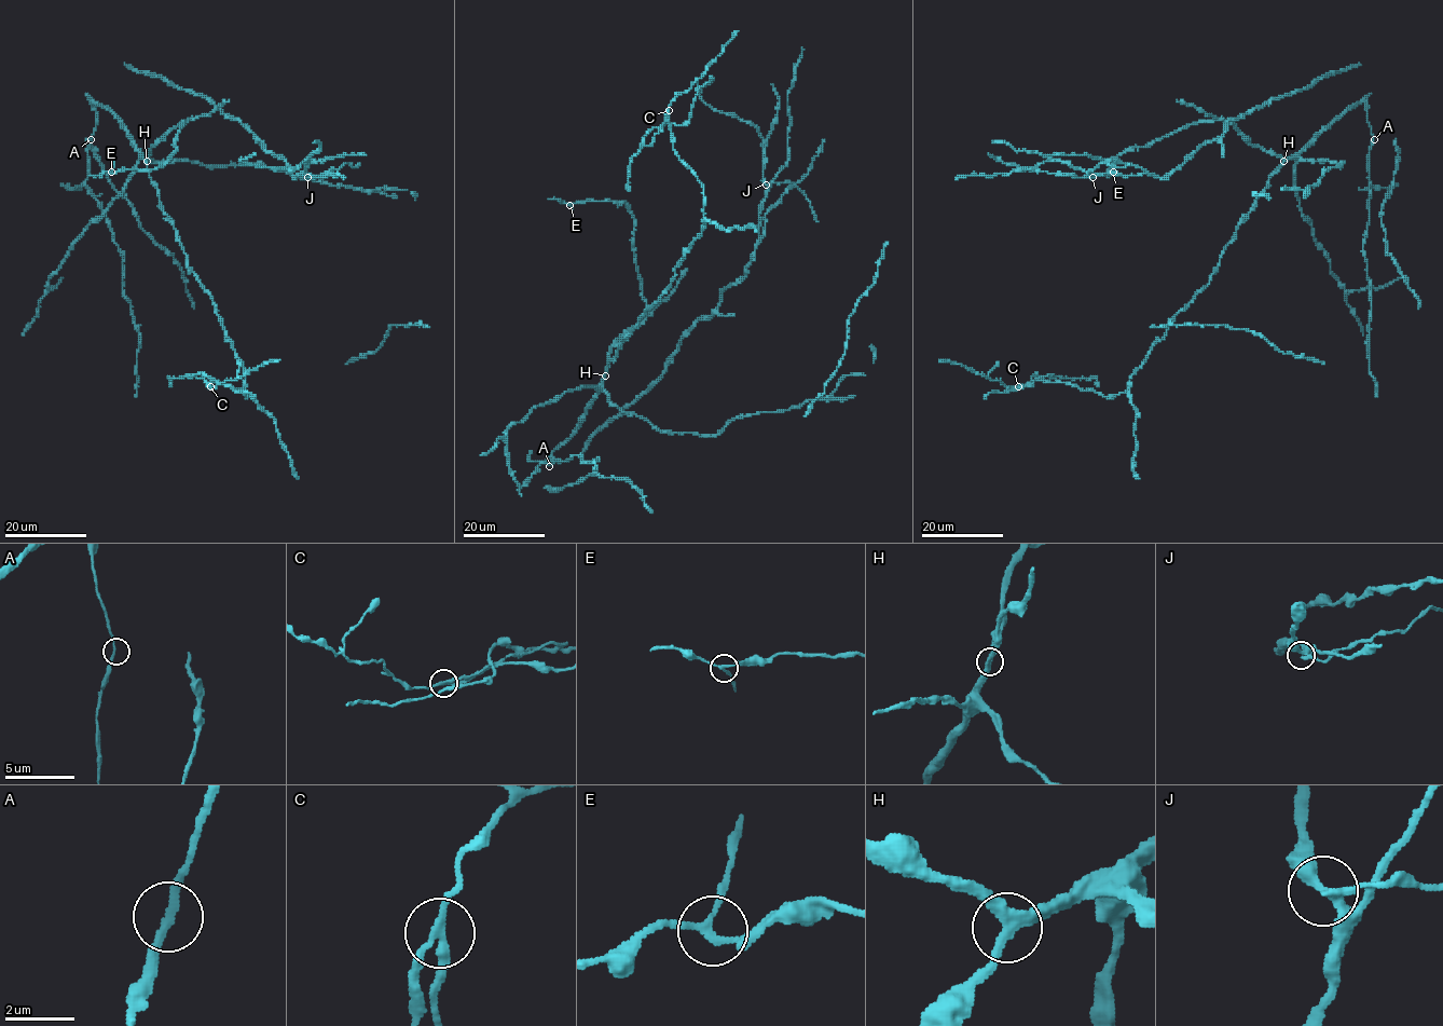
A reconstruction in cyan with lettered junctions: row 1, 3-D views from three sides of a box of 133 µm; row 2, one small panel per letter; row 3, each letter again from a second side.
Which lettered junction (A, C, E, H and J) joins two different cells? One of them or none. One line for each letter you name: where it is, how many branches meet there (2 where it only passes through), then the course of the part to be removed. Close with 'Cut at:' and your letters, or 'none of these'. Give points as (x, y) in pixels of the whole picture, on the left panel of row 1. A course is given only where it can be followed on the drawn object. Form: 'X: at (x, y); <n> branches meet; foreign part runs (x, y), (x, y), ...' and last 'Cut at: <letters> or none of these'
C: at (210, 386); 3 branches meet; foreign part runs (210, 386), (194, 374), (186, 375), (204, 373), (234, 391), (250, 395)
Cut at: C

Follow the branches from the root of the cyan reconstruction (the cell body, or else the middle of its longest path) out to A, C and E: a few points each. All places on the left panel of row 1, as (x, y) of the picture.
A: (150, 161), (140, 152), (119, 120), (91, 99), (97, 117), (91, 139)
C: (150, 161), (143, 158), (160, 207), (189, 268), (211, 296), (244, 368), (246, 397), (231, 386), (210, 386)
E: (150, 161), (143, 158), (150, 149), (169, 131), (190, 121), (179, 128), (176, 149), (165, 164), (111, 172)

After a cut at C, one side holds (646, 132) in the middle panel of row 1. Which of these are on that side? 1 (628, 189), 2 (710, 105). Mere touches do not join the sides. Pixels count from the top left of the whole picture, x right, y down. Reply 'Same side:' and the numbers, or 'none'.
Same side: 1

